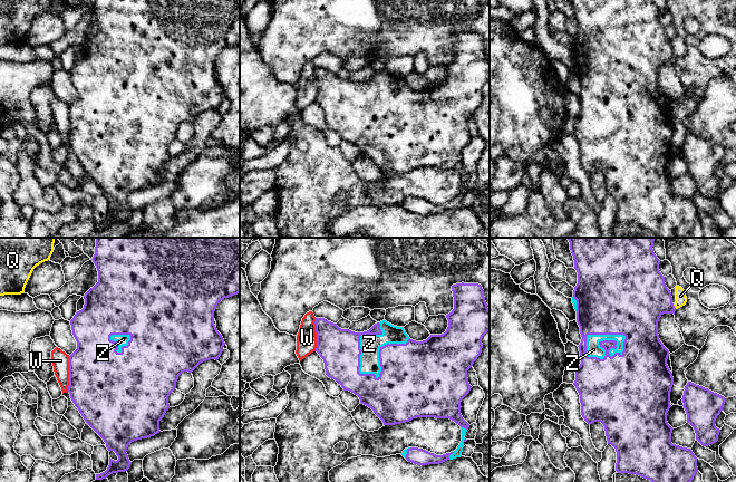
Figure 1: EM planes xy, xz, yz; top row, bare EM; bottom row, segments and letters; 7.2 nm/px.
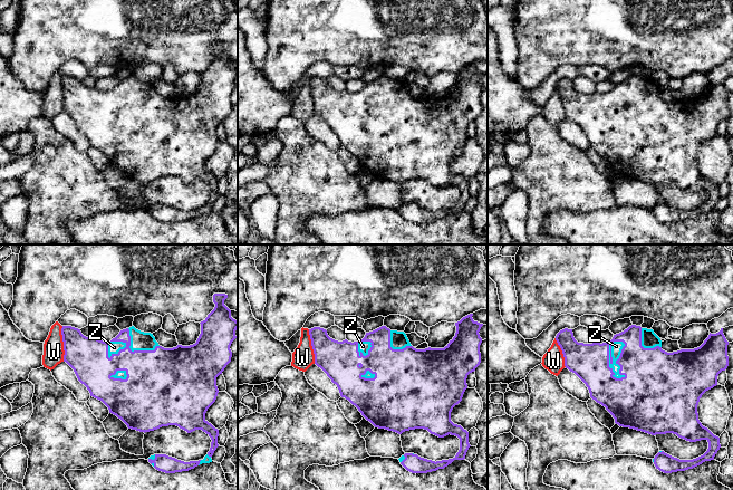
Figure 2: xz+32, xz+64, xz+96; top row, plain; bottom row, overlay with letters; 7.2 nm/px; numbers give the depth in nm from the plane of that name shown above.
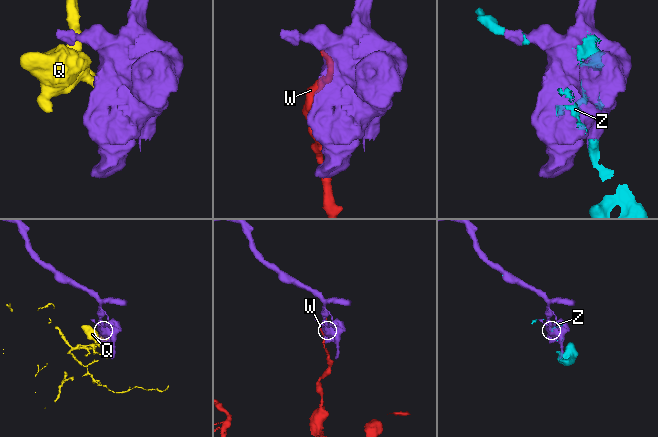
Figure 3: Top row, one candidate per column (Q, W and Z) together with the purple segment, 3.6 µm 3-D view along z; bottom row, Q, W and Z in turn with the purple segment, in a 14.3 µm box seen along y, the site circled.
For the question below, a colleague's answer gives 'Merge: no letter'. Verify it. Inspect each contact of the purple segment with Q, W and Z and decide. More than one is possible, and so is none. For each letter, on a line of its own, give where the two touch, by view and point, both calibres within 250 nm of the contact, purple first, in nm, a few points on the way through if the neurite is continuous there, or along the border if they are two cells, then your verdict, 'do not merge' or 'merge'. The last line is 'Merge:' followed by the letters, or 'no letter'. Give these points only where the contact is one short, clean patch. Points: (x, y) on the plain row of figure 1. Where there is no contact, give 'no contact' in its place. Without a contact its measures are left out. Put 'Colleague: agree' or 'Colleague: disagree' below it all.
Q: meets purple in yz at (674, 57); 380 nm thick on the purple side, 80 nm on the other; border along yz (672, 55), (676, 58); do not merge
W: meets purple in xy at (69, 124); 500 nm thick on the purple side, 130 nm on the other; do not merge
Z: meets purple in yz at (597, 84); 480 nm thick on the purple side, 110 nm on the other; merge
Merge: Z
Colleague: disagree

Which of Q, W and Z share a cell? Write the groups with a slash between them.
Q / W / Z

